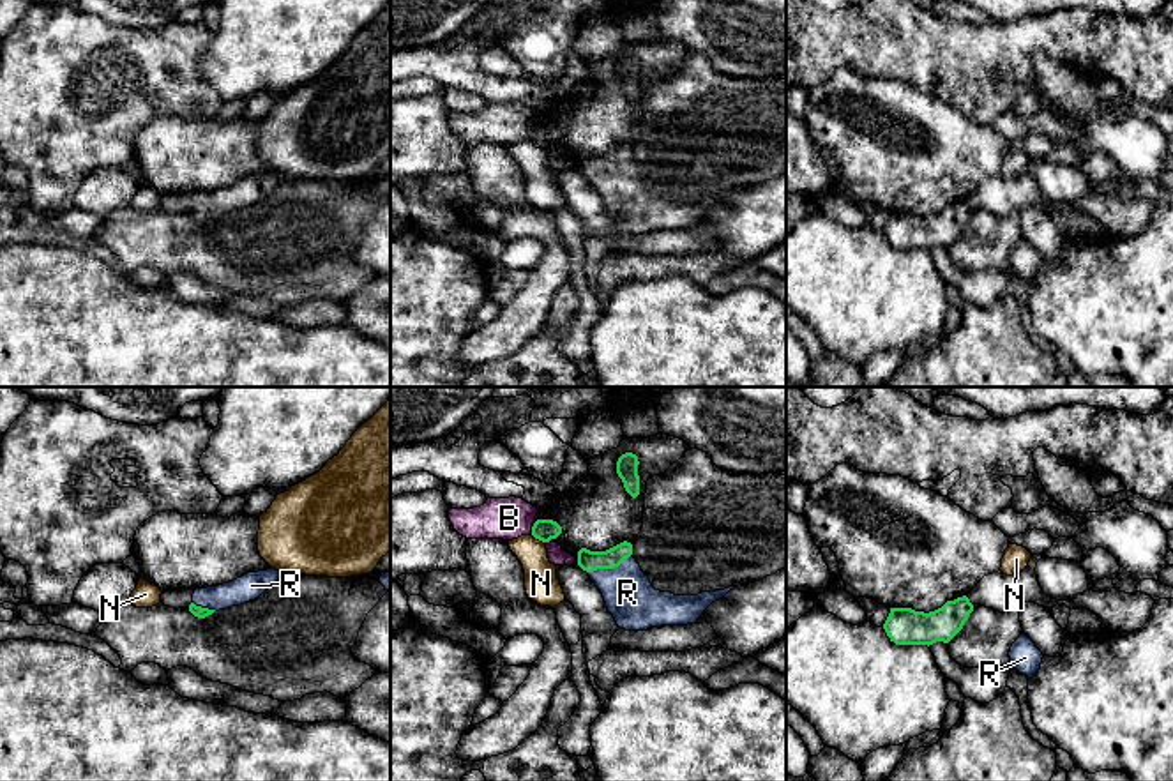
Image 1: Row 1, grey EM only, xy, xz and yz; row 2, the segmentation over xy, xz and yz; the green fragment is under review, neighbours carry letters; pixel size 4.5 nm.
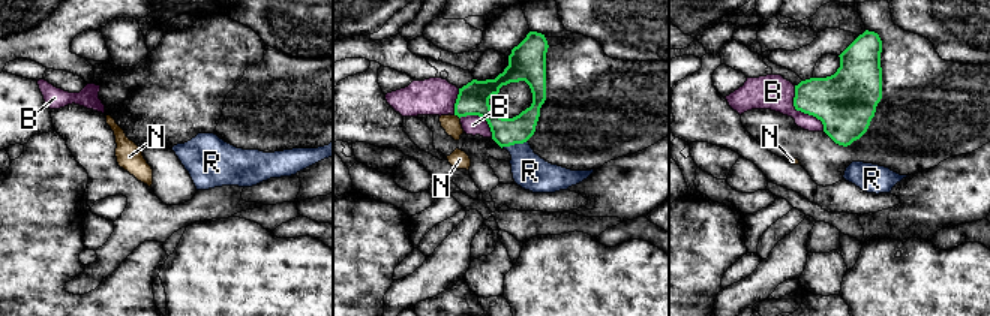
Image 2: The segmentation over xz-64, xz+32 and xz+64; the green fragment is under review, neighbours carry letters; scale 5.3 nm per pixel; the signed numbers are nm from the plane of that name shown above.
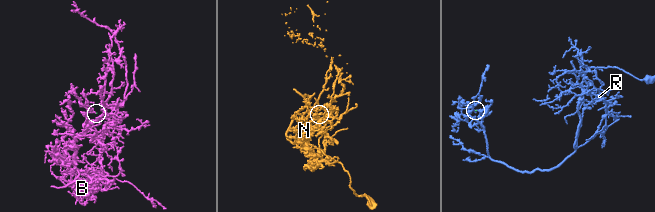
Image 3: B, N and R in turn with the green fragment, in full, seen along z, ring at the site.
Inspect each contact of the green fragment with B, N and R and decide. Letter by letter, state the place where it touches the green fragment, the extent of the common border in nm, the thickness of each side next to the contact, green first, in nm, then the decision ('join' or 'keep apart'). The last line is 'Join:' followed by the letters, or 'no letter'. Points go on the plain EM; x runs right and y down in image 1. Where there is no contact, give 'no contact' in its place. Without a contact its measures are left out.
B: meets green in xz at (532, 131); contact 60 nm long; 100 nm thick on the green side, 190 nm on the other; keep apart
N: meets green in xz at (537, 142); contact 80 nm long; 100 nm thick on the green side, 160 nm on the other; keep apart
R: meets green in xz at (610, 172); contact 220 nm long; 100 nm thick on the green side, 220 nm on the other; join
Join: R

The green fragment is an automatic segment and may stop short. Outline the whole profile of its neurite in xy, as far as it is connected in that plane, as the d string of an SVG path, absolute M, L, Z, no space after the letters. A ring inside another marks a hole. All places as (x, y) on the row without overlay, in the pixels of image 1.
M267 173L247 177L233 186L217 191L196 193L193 198L193 207L189 209L189 216L198 223L205 223L214 216L254 205L283 178L284 177L281 175Z

